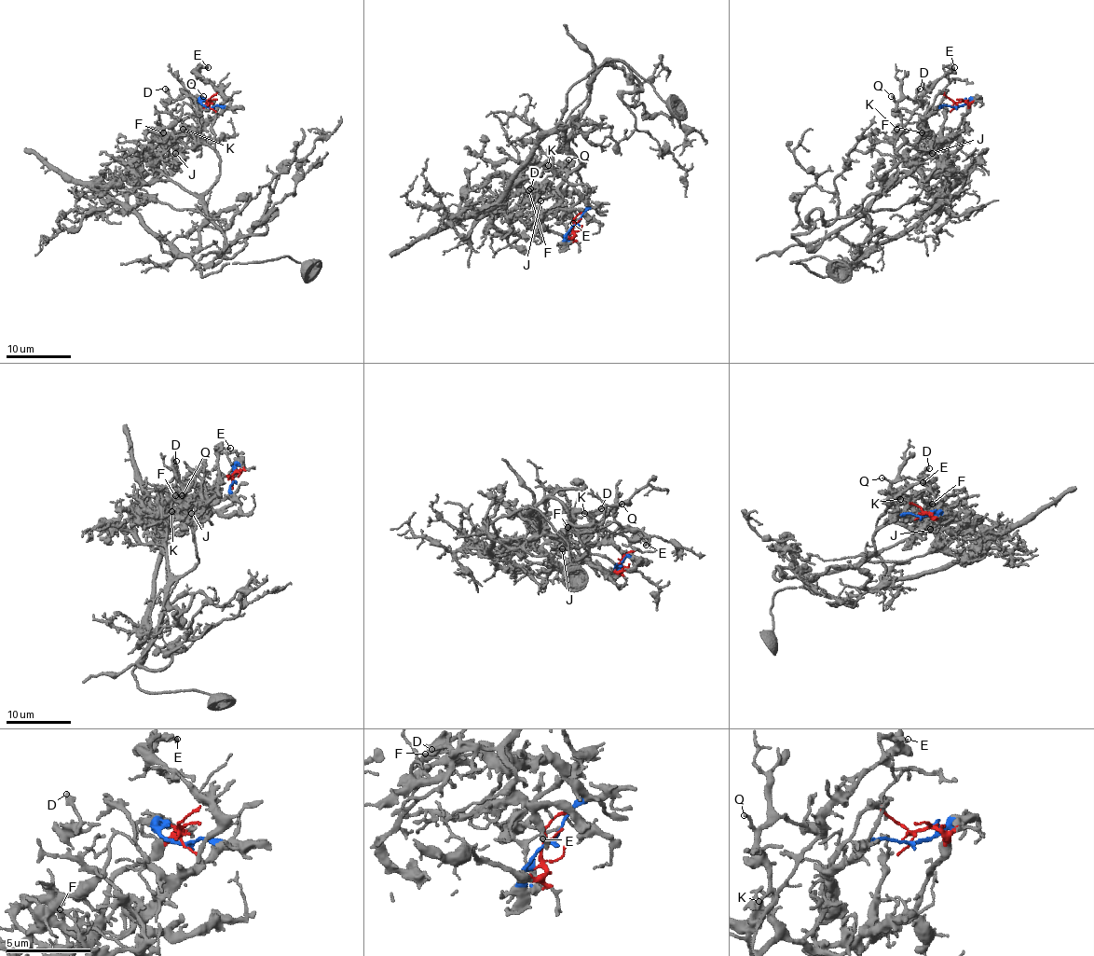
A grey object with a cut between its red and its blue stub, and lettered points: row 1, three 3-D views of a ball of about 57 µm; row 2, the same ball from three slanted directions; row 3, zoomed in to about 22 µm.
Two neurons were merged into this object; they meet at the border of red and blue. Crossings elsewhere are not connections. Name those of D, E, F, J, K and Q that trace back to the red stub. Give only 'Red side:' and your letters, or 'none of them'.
Red side: none of them

